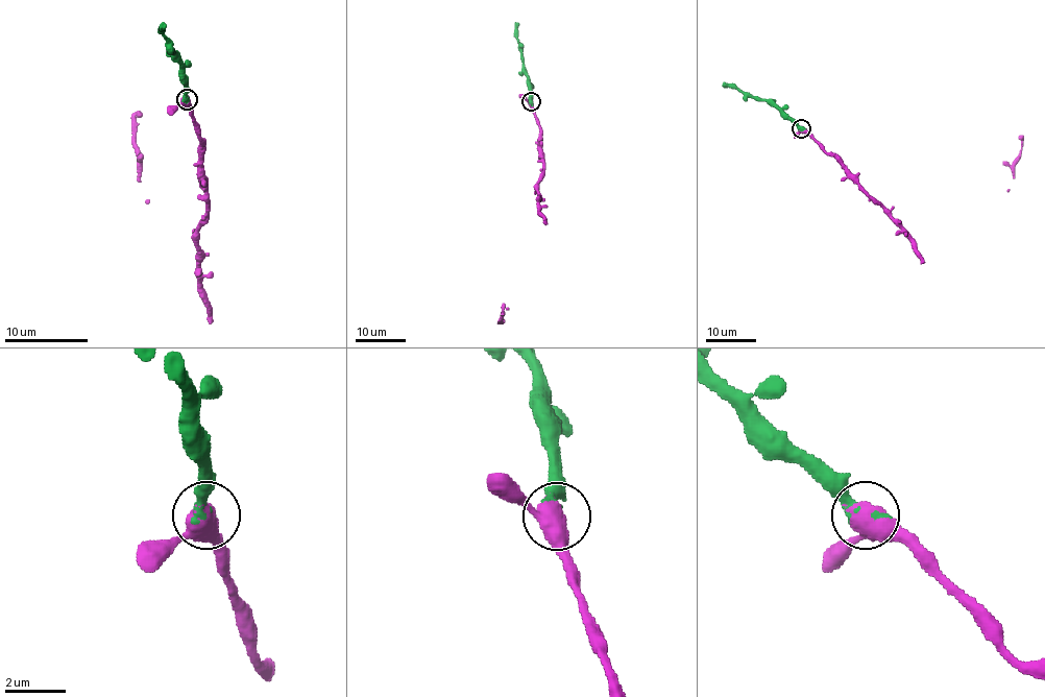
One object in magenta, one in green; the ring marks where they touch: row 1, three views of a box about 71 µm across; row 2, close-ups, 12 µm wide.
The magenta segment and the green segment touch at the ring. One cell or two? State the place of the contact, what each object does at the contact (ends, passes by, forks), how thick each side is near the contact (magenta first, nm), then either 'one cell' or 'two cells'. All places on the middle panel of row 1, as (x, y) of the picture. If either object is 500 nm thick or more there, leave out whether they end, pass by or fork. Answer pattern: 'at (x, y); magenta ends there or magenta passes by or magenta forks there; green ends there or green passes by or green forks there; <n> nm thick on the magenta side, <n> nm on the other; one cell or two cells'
at (531, 101); 550 nm thick on the magenta side, 600 nm on the other; one cell

